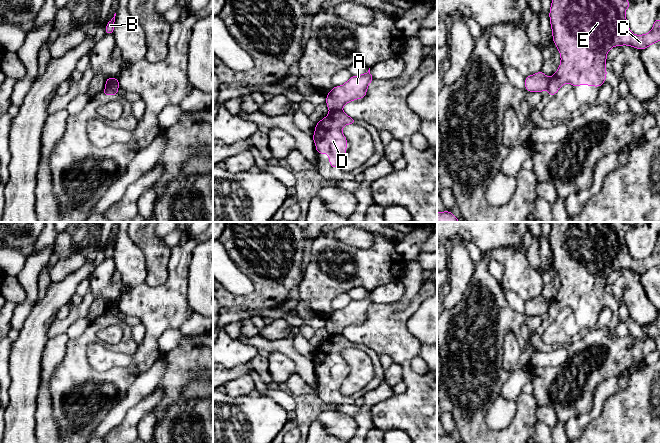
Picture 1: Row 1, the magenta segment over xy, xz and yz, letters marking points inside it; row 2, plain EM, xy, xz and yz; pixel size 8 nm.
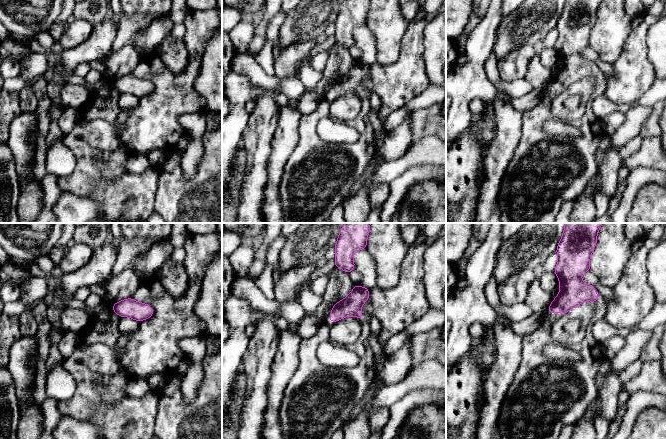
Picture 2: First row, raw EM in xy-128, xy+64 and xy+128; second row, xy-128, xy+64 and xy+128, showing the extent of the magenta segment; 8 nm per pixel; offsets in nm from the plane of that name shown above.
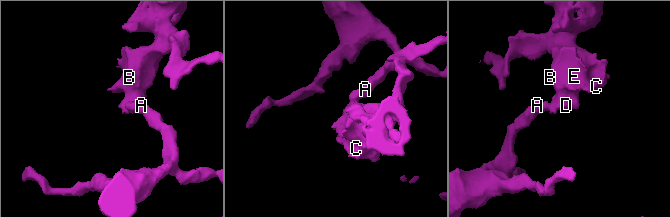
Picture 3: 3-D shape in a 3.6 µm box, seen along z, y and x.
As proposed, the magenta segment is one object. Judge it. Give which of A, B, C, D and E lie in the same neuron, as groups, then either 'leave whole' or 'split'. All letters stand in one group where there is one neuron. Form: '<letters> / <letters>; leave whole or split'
A / B C D E; split

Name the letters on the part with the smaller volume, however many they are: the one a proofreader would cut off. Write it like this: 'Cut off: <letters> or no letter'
Cut off: B, C, D, E

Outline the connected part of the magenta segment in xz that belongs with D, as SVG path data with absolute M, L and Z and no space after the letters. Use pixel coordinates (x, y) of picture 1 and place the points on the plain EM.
M342 334L330 335L320 344L315 351L313 359L316 375L320 378L329 378L329 386L332 392L338 392L346 378L347 363L341 352L348 348L354 348L356 344L349 341Z

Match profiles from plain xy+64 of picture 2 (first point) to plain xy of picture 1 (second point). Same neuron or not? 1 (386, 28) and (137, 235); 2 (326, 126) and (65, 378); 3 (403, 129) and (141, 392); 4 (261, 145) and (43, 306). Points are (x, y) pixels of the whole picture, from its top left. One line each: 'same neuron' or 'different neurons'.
1: same neuron
2: different neurons
3: same neuron
4: same neuron

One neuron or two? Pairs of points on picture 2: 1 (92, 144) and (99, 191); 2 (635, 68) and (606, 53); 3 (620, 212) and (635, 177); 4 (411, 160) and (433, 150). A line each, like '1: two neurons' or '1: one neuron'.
1: two neurons
2: two neurons
3: one neuron
4: one neuron

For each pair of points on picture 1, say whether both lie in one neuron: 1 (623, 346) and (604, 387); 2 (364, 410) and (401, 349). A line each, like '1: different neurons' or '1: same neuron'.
1: different neurons
2: different neurons

